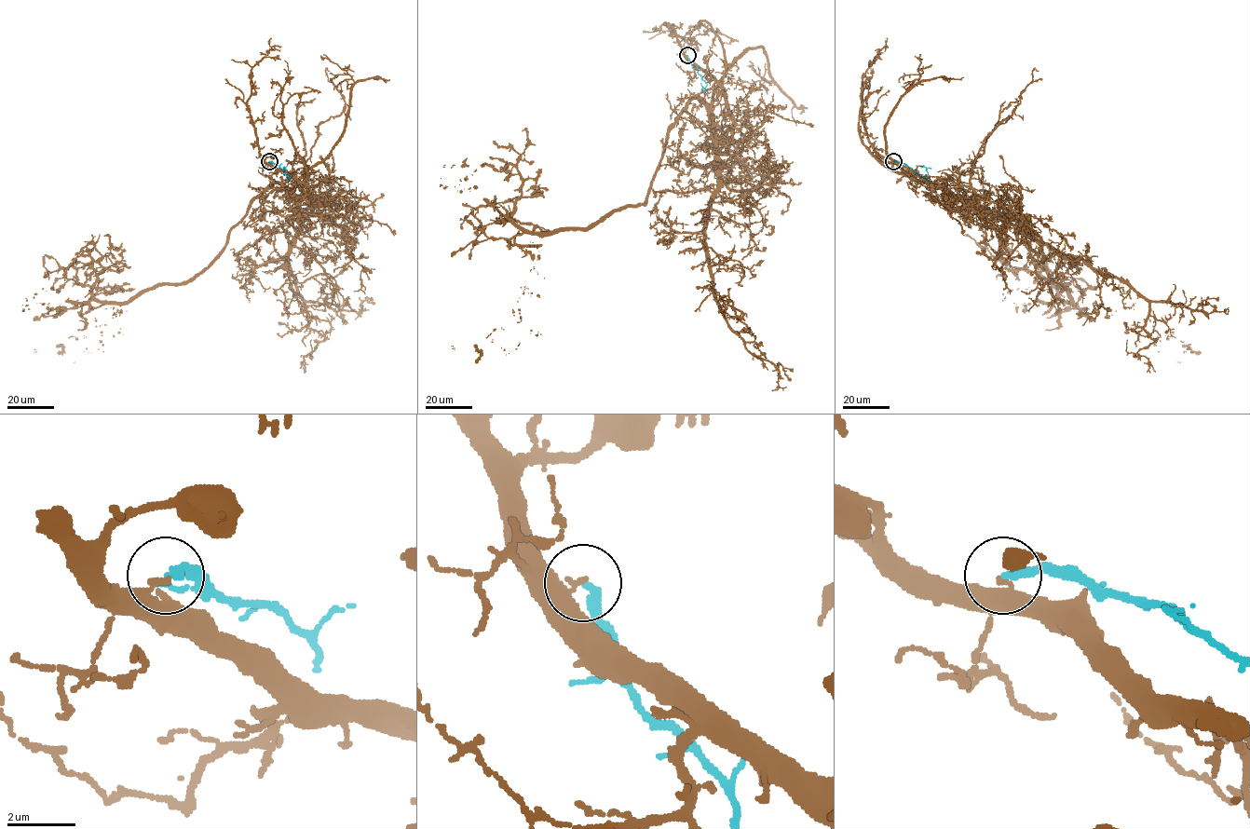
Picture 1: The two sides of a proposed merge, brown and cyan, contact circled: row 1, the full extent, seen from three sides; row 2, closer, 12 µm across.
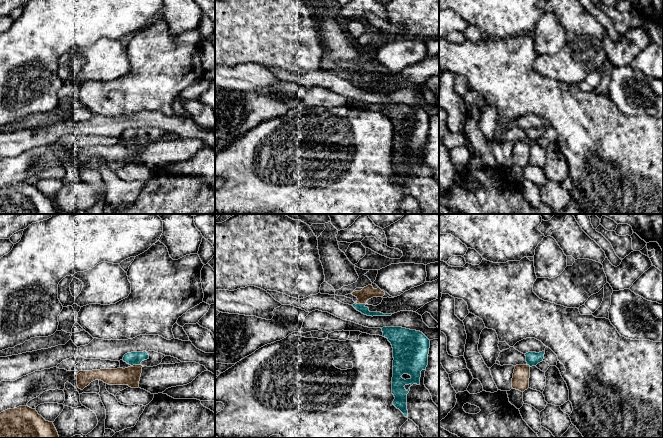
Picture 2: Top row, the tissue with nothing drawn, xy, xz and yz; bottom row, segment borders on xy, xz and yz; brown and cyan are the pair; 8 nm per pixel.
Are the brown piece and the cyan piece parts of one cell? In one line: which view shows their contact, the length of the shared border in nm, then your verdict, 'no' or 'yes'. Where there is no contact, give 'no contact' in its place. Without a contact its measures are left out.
contact in xz; length 90 nm; no

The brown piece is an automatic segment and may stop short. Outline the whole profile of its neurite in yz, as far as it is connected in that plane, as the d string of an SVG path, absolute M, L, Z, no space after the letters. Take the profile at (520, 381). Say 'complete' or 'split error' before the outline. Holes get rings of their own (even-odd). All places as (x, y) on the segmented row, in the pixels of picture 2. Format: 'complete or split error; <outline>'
complete; M516 365L512 378L512 388L524 392L529 388L530 366Z

